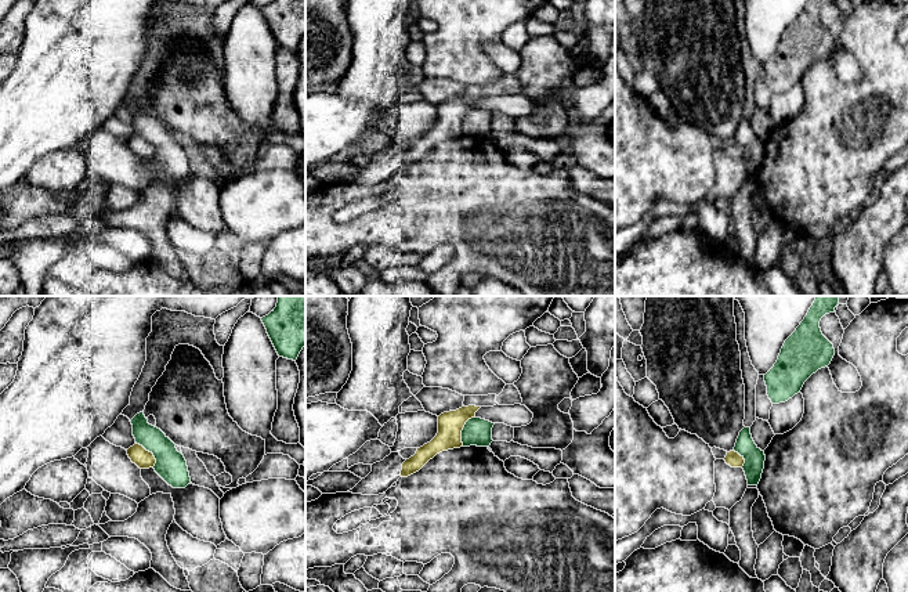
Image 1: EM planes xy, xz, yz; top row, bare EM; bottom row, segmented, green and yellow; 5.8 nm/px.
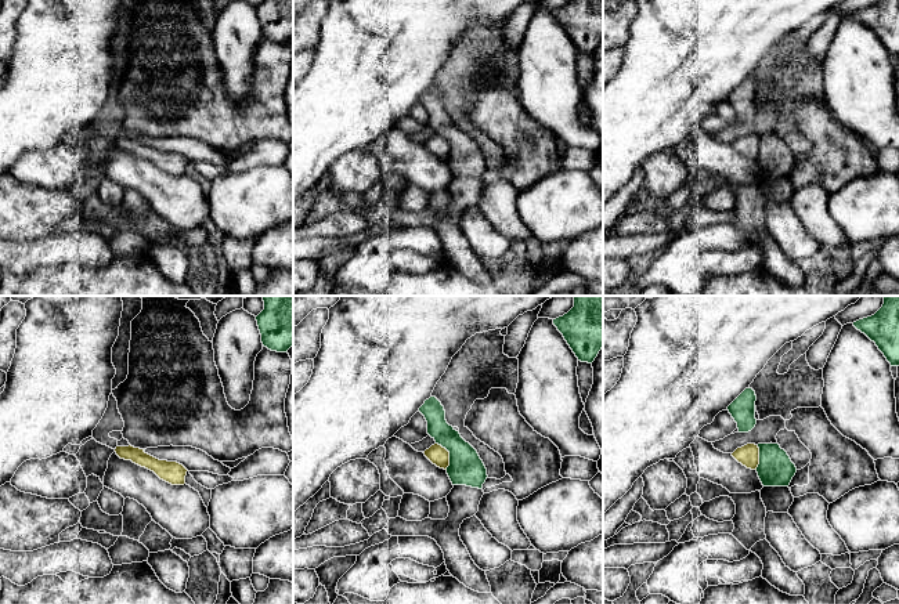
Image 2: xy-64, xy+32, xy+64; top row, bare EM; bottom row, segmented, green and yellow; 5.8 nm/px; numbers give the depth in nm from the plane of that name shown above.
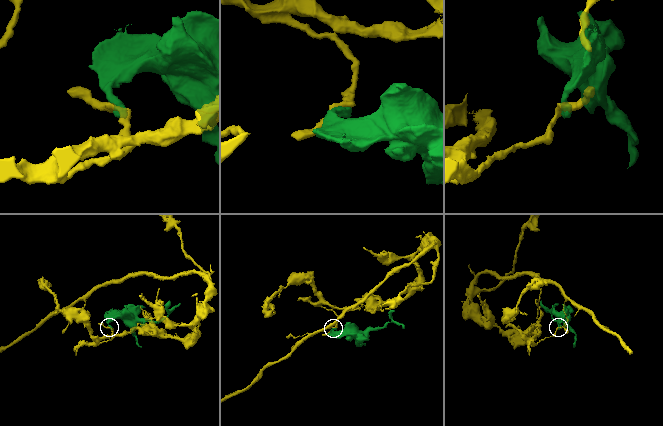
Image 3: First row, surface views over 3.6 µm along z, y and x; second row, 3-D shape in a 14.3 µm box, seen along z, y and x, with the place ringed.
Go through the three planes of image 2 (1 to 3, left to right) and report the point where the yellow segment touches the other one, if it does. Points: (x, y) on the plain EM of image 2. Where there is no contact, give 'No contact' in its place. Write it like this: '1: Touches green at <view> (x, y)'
1: No contact
2: Touches green at xy+32 (450, 145)
3: Touches green at xy+64 (760, 148)

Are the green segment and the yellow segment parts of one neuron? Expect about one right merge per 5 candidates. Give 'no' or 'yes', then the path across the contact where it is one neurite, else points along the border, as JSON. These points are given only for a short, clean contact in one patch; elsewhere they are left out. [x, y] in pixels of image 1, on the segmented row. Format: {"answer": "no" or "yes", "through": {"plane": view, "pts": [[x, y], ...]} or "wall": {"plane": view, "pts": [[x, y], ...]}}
{"answer": "no", "wall": {"plane": "xz", "pts": [[474, 417], [466, 422], [462, 430], [462, 446]]}}

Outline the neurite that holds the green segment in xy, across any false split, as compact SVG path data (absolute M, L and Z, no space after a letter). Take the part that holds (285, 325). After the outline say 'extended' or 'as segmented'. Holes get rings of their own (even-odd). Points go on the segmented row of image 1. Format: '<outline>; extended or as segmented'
M305 296L276 297L276 307L261 321L278 355L296 361L305 346Z; as segmented

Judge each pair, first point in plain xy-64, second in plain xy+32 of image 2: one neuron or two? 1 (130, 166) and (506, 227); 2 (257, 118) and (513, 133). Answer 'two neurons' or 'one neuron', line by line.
1: one neuron
2: one neuron

